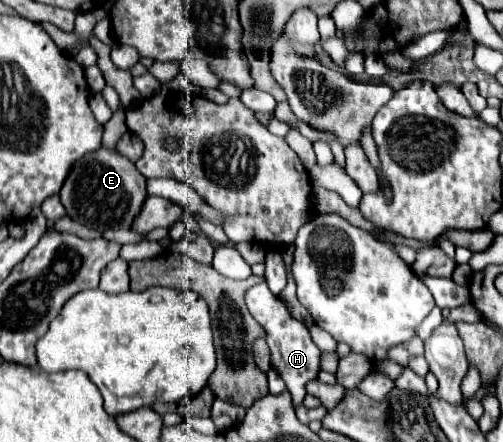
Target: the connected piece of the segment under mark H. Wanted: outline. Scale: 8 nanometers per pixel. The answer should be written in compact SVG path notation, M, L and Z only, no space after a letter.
M260 282L246 292L246 306L248 306L250 314L254 316L254 320L266 330L266 342L268 342L270 352L272 352L272 368L286 382L286 388L292 394L292 404L294 404L294 408L298 408L306 396L304 384L308 380L314 380L320 372L320 350L318 350L318 346L312 342L308 328L302 322L292 318L292 314L284 306L284 302L268 290L266 282Z

